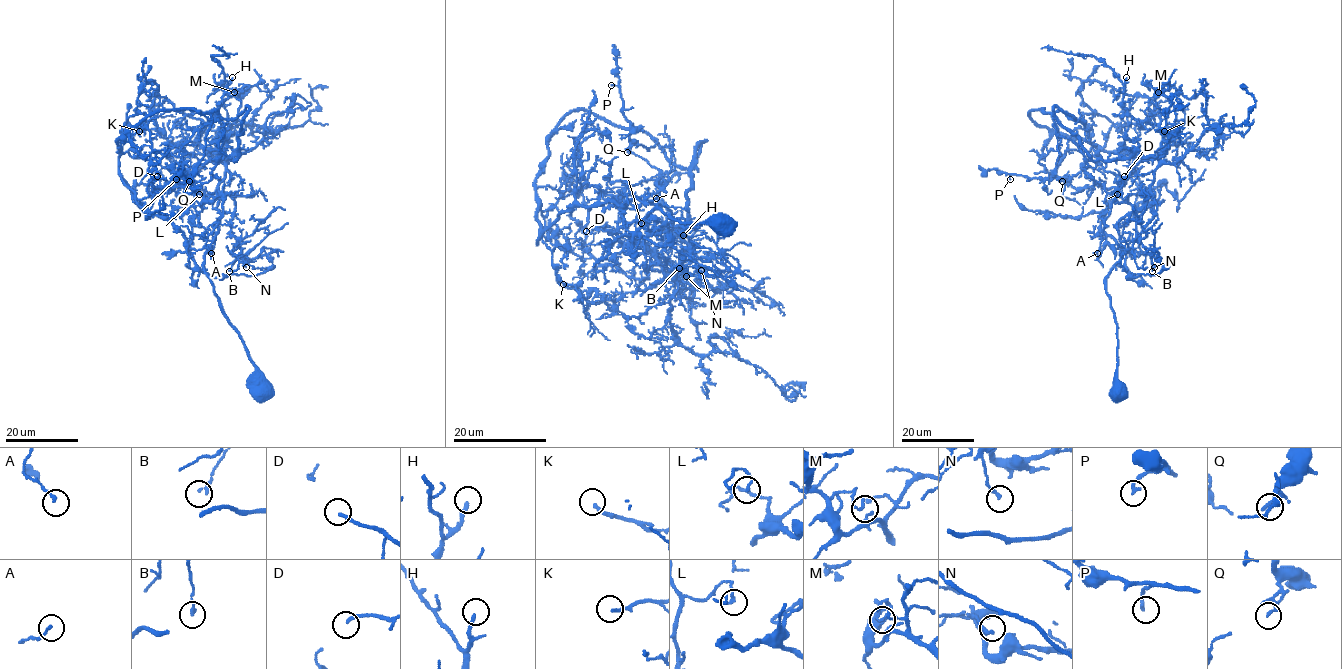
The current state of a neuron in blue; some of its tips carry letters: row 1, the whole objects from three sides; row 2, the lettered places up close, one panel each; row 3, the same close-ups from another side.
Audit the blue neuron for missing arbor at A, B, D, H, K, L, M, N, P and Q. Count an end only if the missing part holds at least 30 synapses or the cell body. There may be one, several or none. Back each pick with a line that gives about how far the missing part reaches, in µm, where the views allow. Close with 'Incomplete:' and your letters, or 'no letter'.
D: 15 µm
H: 15 µm
Incomplete: D, H

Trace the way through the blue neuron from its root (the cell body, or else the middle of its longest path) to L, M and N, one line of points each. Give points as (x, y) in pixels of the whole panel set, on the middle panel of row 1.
L: (723, 224), (658, 208), (646, 216), (647, 229), (667, 224), (672, 277), (603, 214), (631, 203), (641, 223)
M: (723, 224), (658, 208), (646, 216), (647, 229), (667, 224), (662, 255), (690, 298), (686, 276)
N: (723, 224), (658, 208), (646, 216), (647, 229), (667, 224), (666, 263), (687, 273), (687, 249), (701, 270)

